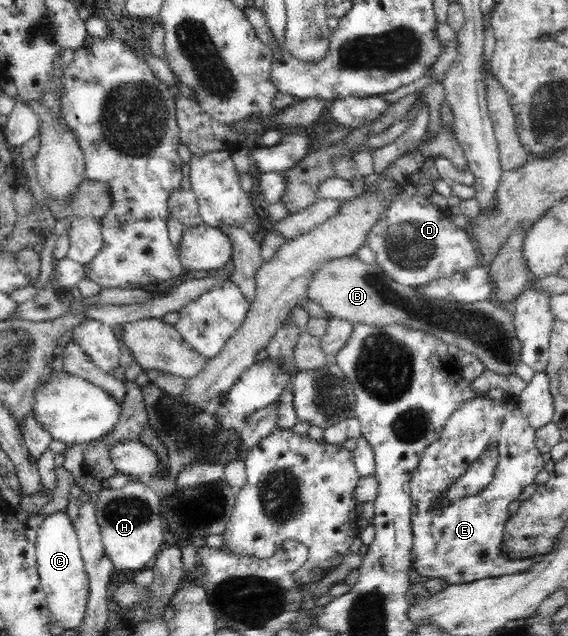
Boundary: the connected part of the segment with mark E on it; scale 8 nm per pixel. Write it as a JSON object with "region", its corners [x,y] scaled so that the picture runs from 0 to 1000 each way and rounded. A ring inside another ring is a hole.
{"region":[[[833,626],[808,635],[783,664],[776,686],[757,698],[743,712],[734,736],[725,742],[722,755],[722,778],[725,783],[724,808],[729,855],[725,863],[727,888],[748,909],[780,909],[790,921],[829,918],[850,910],[903,904],[926,899],[938,887],[952,882],[958,874],[942,879],[896,881],[886,874],[884,844],[889,824],[901,811],[896,792],[926,764],[940,758],[942,747],[956,739],[954,711],[942,698],[944,673],[928,660],[926,651],[912,640],[912,627],[875,631],[864,626]],[[861,703],[875,703],[877,726],[868,752],[847,774],[829,780],[806,781],[805,786],[782,789],[782,774],[819,745],[829,730],[847,720],[847,712]]]}

